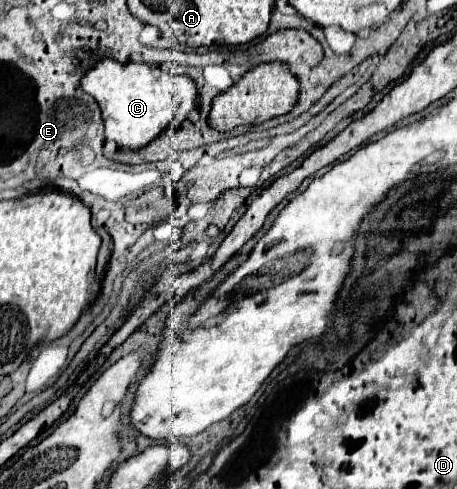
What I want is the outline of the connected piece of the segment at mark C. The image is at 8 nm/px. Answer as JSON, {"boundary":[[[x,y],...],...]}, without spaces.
{"boundary":[[[112,58],[100,60],[80,80],[84,92],[96,98],[102,120],[106,126],[106,138],[114,140],[120,148],[144,148],[164,128],[180,126],[188,112],[194,110],[198,88],[192,78],[184,74],[160,74],[160,68],[134,62],[116,62]]]}

